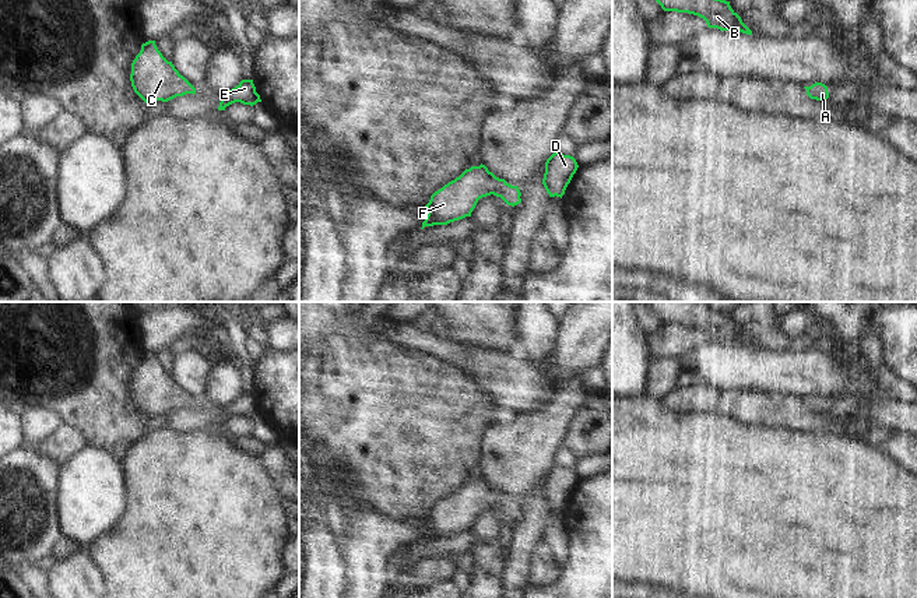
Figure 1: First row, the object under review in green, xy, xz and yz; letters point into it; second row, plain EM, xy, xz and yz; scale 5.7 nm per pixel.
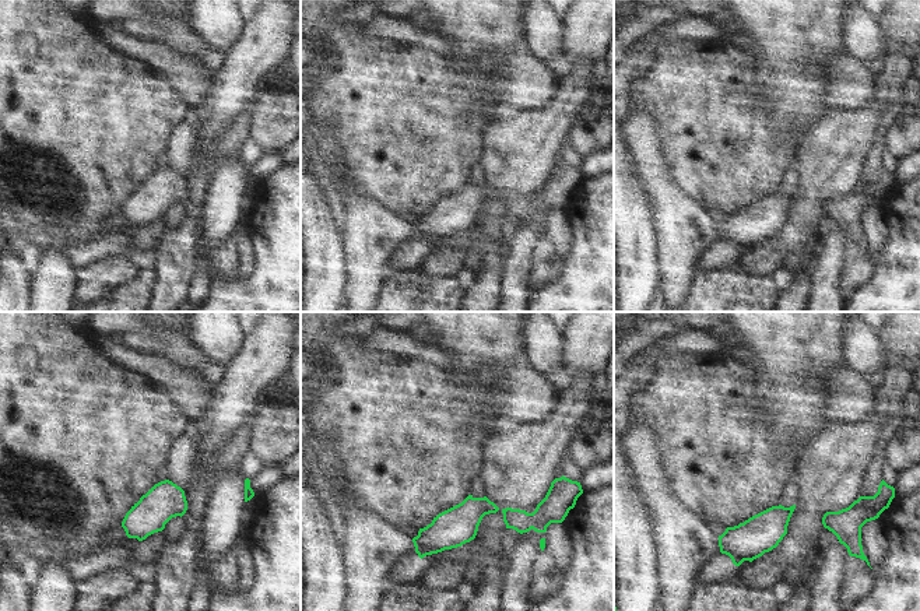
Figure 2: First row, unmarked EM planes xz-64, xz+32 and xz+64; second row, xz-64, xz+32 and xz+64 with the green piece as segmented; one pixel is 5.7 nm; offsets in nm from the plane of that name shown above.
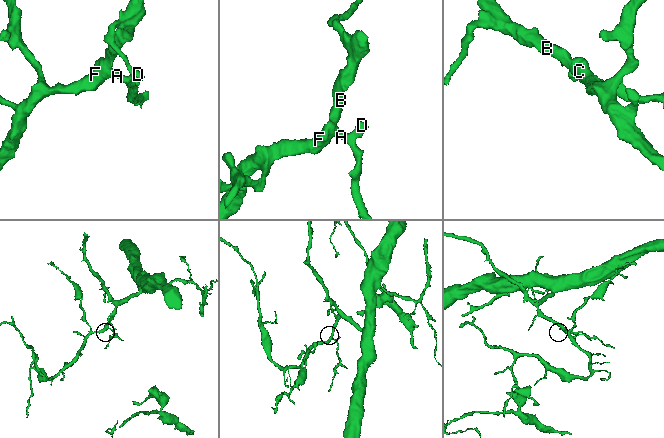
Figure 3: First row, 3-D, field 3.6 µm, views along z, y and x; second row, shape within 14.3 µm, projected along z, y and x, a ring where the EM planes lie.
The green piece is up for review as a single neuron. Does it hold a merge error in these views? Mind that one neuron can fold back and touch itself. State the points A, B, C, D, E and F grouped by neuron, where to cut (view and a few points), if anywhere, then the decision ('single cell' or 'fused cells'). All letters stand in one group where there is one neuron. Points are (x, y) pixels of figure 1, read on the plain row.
A B C D E F; no cut; single cell

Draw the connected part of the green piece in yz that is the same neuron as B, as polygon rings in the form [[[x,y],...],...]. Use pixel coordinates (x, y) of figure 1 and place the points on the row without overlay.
[[[643,302],[664,324],[688,326],[703,331],[709,341],[737,342],[752,348],[730,314],[709,309],[703,302]]]

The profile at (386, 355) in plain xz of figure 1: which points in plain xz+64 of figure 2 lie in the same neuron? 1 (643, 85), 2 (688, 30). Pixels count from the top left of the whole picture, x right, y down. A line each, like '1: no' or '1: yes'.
1: yes
2: no

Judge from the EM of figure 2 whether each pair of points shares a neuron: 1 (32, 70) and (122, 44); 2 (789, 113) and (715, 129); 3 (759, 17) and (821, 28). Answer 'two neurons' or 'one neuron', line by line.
1: two neurons
2: two neurons
3: one neuron

